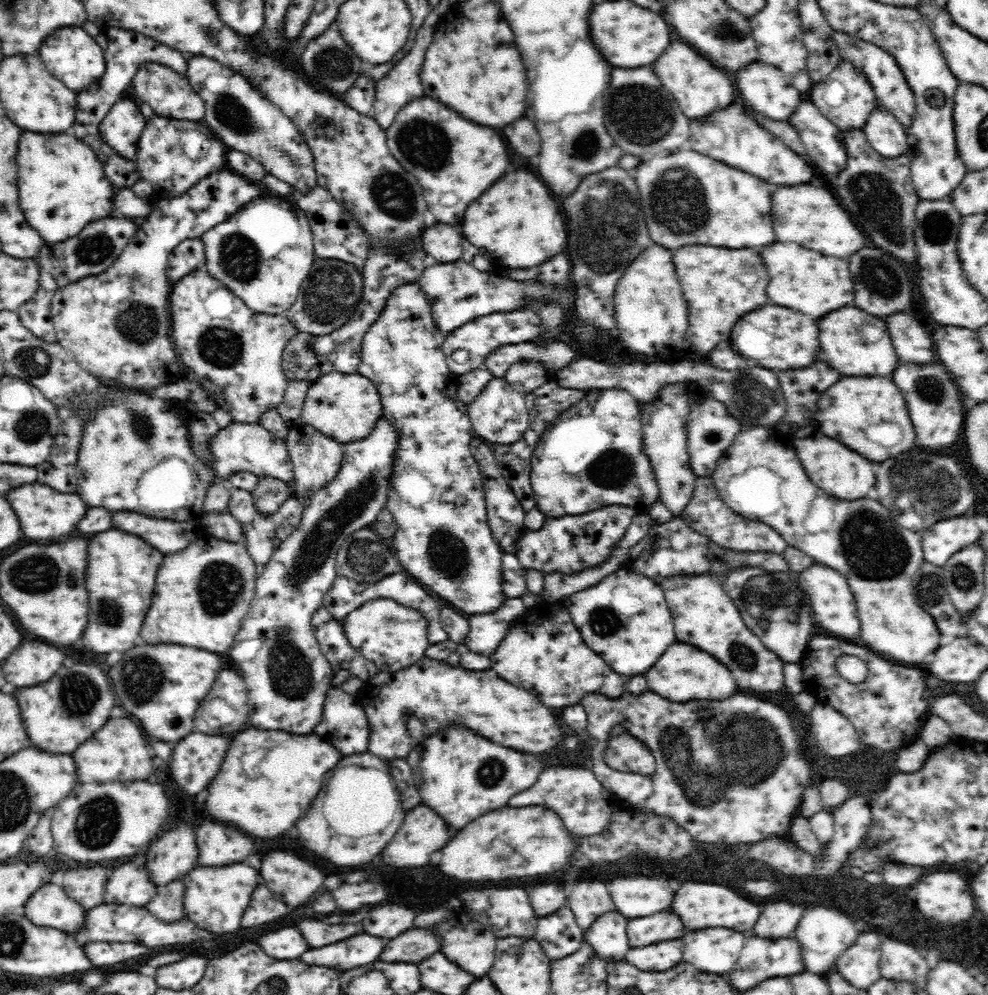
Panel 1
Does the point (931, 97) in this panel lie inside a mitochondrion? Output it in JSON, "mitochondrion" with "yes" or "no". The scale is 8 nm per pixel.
{"mitochondrion":"no"}

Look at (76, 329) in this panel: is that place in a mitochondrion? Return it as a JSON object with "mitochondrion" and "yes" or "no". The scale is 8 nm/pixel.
{"mitochondrion":"no"}

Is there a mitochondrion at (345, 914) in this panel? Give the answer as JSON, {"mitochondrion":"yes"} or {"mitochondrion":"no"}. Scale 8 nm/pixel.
{"mitochondrion":"no"}

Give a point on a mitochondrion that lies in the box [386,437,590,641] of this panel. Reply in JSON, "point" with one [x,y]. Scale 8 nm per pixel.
{"point":[449,555]}

